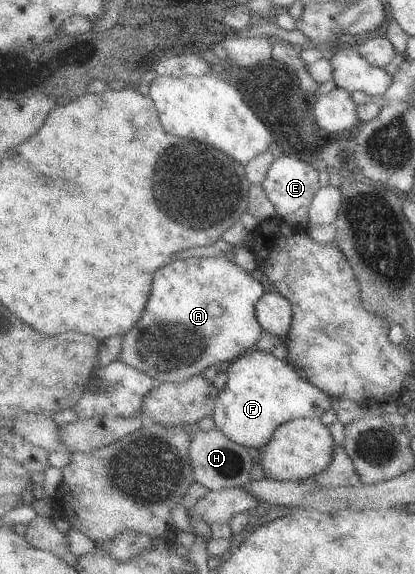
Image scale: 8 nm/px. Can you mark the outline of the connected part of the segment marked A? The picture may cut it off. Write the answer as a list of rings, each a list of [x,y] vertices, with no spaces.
[[[186,258],[168,264],[158,273],[150,307],[142,321],[124,337],[123,349],[118,359],[150,374],[158,384],[181,384],[206,373],[212,365],[238,360],[248,349],[256,349],[266,330],[257,316],[257,305],[266,294],[264,285],[254,279],[235,262],[221,258]]]

